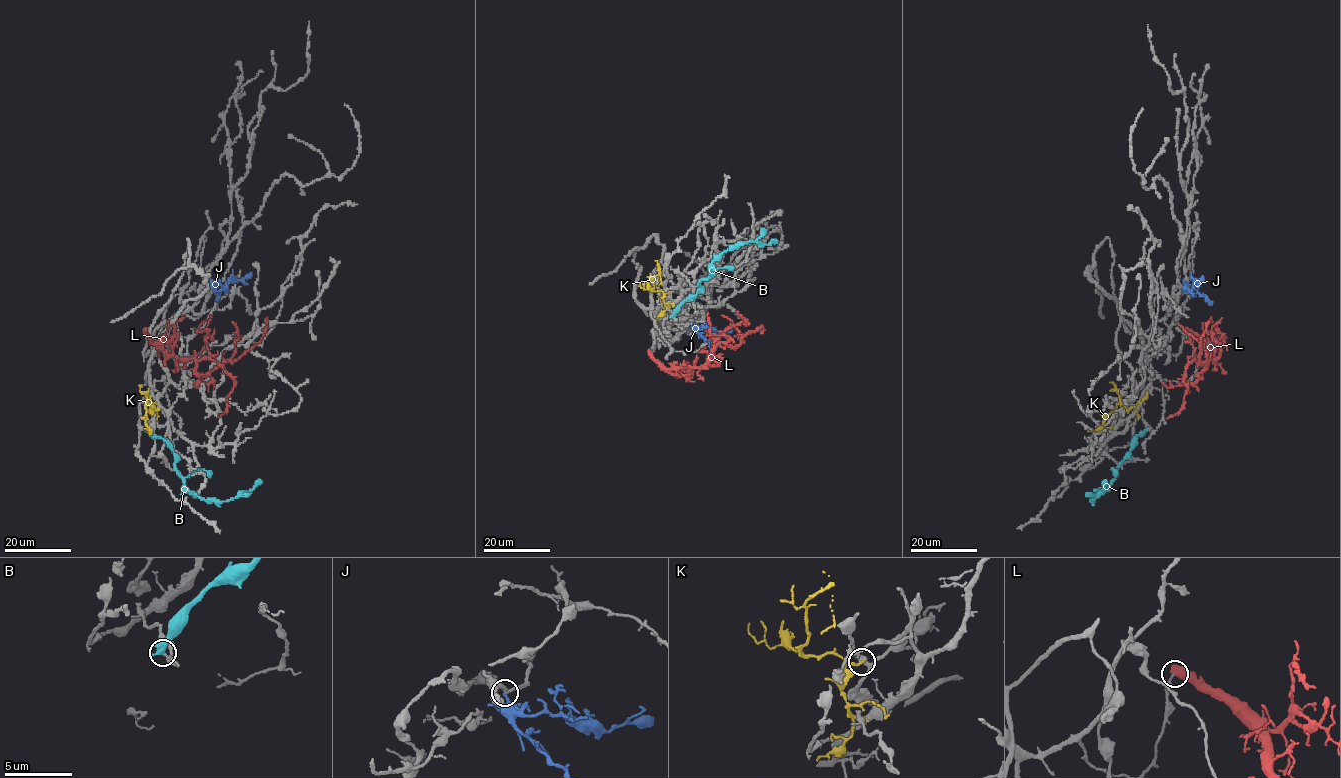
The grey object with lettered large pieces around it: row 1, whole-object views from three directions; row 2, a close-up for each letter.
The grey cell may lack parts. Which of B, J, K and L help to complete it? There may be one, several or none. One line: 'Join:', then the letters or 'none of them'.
Join: none of them

